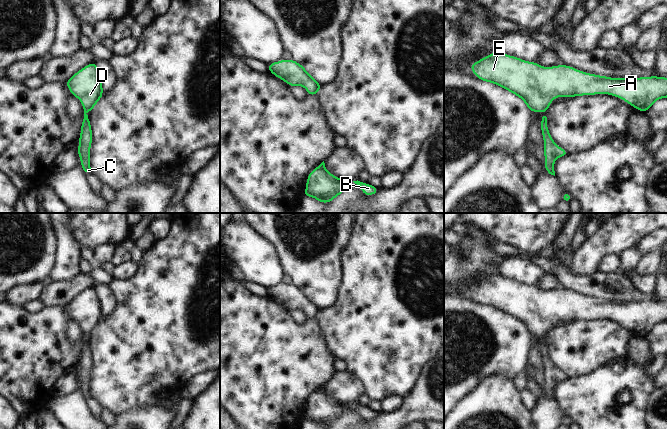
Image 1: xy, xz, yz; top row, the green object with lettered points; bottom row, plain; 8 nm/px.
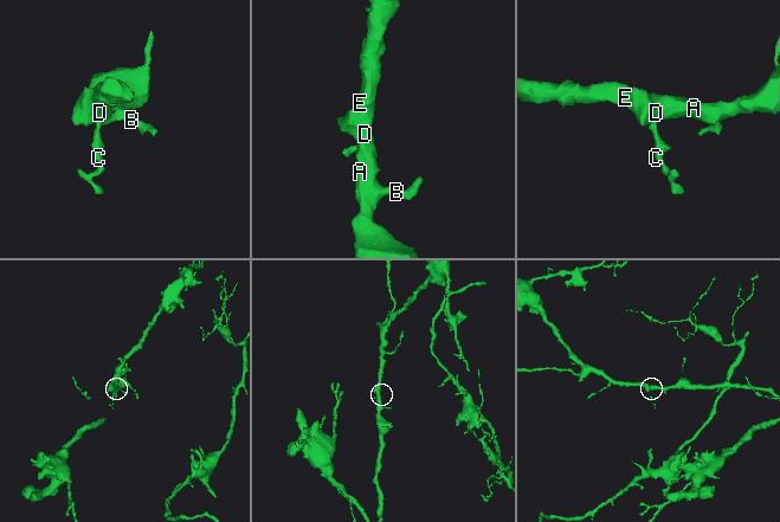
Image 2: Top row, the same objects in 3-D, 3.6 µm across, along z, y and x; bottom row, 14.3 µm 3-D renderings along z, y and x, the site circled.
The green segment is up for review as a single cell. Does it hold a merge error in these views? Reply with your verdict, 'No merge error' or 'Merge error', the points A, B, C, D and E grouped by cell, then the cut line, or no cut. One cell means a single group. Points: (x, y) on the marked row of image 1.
No merge error. Groups: A B C D E. No split.

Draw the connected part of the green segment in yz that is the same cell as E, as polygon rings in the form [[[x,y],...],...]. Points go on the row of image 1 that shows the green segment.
[[[500,50],[470,65],[484,82],[496,84],[520,97],[530,112],[546,113],[551,101],[564,96],[608,94],[645,113],[653,103],[667,98],[667,78],[610,78],[586,73],[567,65],[543,67]]]

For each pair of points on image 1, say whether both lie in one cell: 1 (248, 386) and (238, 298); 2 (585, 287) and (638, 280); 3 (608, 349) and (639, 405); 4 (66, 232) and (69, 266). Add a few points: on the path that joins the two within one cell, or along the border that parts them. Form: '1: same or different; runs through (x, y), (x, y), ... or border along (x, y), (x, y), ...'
1: same; runs through (248, 364), (248, 354), (238, 344), (238, 320)
2: different; border along (618, 270), (640, 293), (645, 295)
3: different; border along (605, 366), (587, 375), (583, 375)
4: same; runs through (67, 240), (69, 258)

